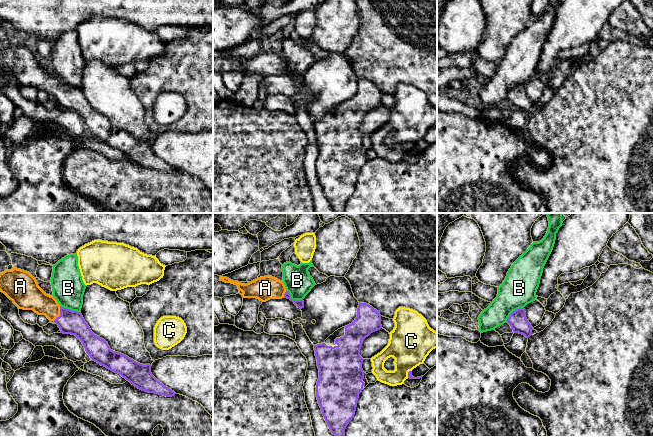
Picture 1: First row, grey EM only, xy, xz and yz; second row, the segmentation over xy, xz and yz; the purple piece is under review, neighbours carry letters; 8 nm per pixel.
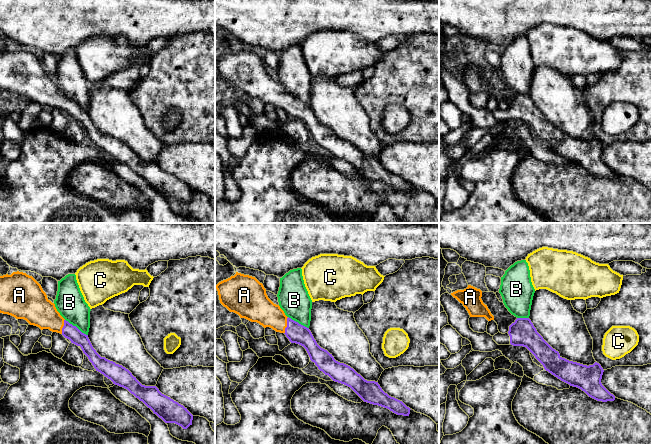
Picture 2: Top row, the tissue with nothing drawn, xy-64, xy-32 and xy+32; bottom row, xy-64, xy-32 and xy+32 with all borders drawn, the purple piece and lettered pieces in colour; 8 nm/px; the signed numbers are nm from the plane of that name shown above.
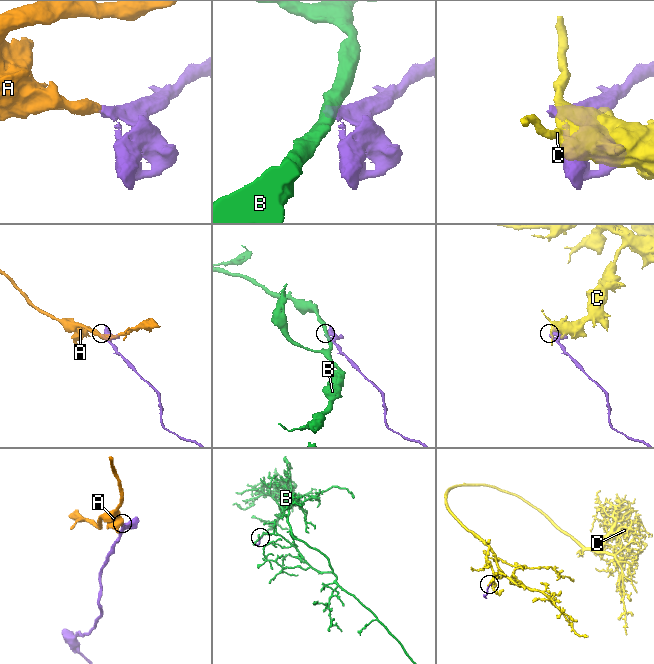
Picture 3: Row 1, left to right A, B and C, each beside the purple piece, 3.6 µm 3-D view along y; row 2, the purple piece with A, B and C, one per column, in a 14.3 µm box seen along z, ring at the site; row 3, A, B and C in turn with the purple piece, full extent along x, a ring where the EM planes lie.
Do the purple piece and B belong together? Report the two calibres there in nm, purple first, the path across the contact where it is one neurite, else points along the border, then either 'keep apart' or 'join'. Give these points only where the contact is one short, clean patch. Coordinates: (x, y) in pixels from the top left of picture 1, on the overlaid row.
150/280 nm | along yz (523, 307), (515, 309), (506, 322) | keep apart

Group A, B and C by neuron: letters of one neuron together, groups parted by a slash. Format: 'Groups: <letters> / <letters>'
Groups: A / B / C

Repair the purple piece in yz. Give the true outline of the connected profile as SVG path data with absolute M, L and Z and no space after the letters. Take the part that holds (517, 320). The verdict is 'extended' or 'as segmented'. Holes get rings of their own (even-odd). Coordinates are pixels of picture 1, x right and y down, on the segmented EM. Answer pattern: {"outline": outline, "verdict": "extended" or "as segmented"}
{"outline": "M524 308L513 311L507 319L507 323L511 326L514 333L519 333L529 338L532 335L533 327L526 318Z", "verdict": "as segmented"}

